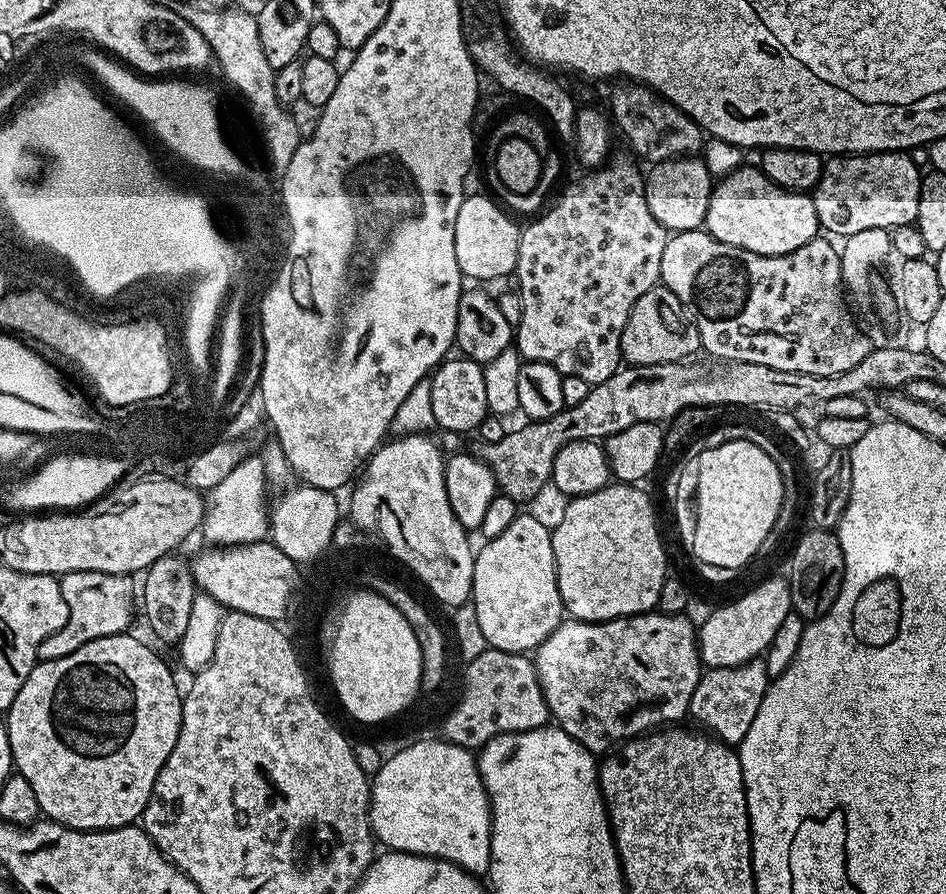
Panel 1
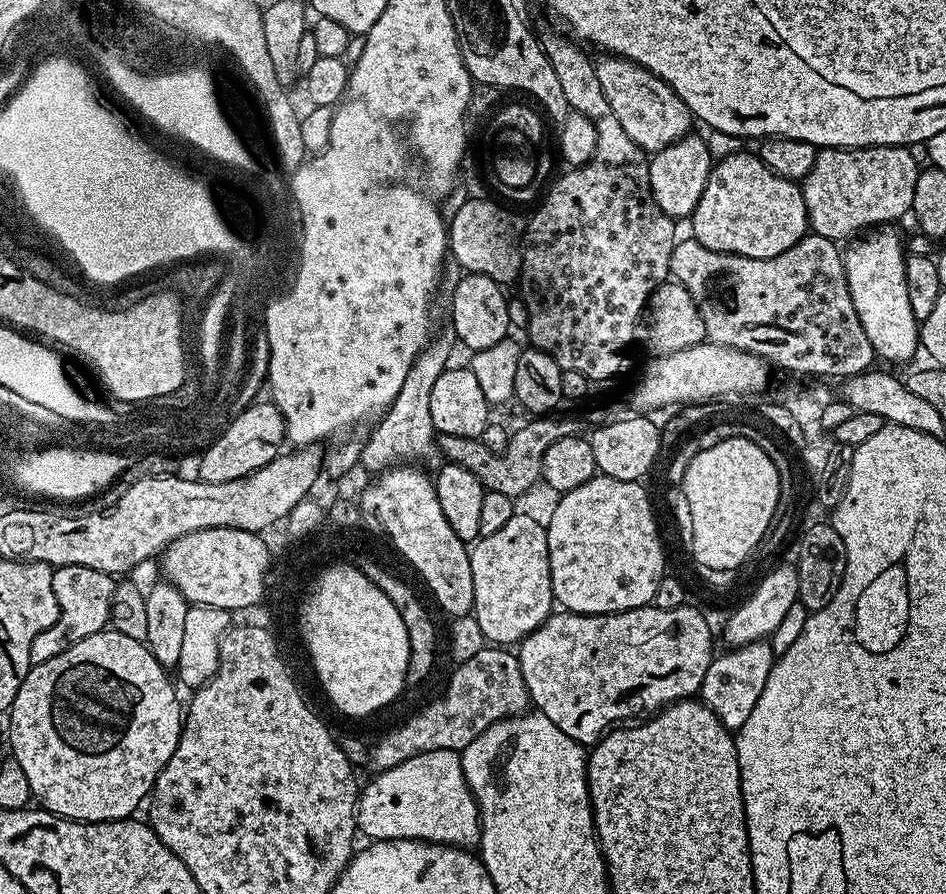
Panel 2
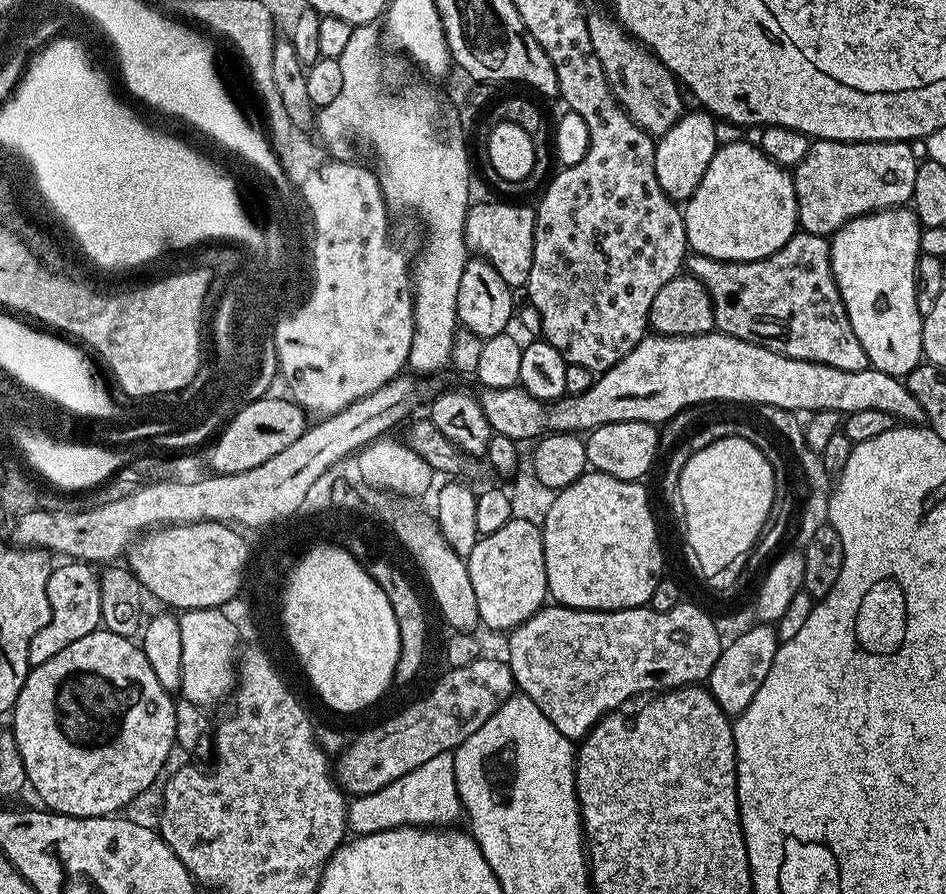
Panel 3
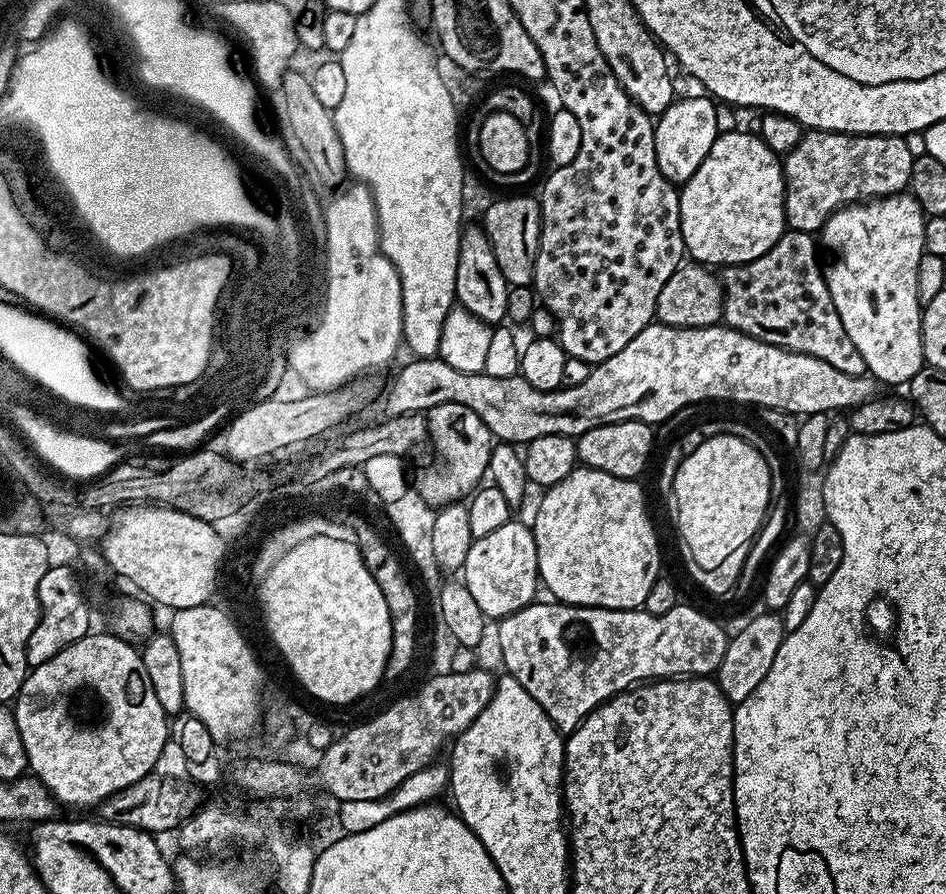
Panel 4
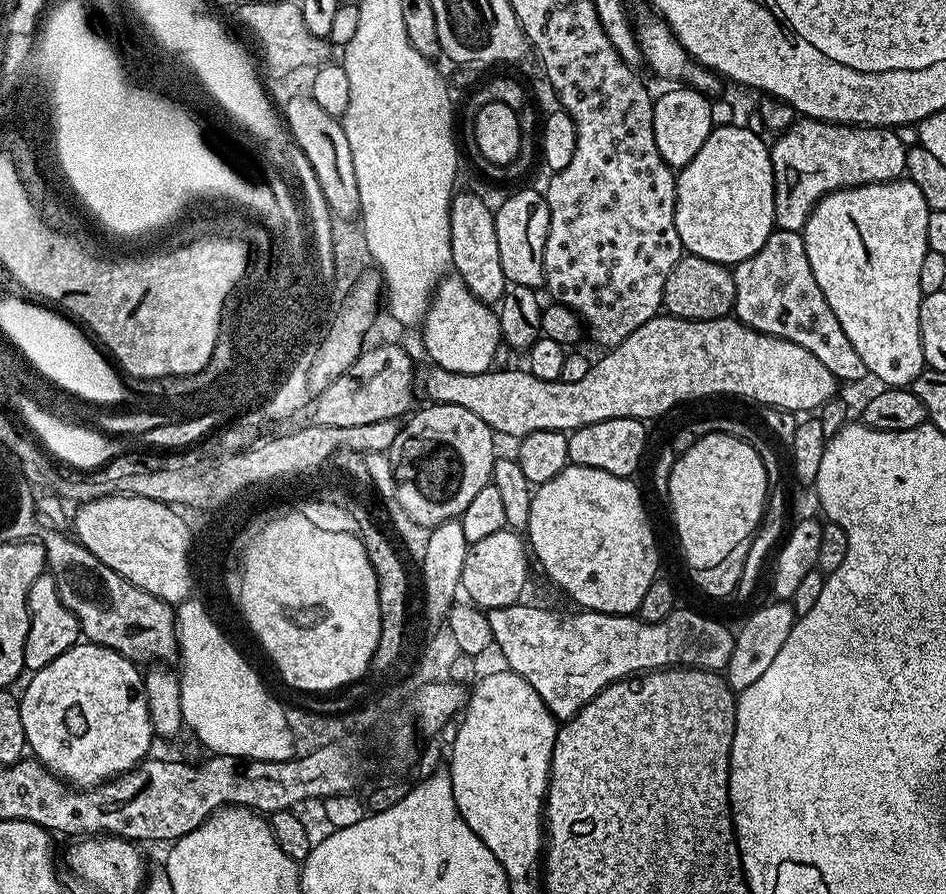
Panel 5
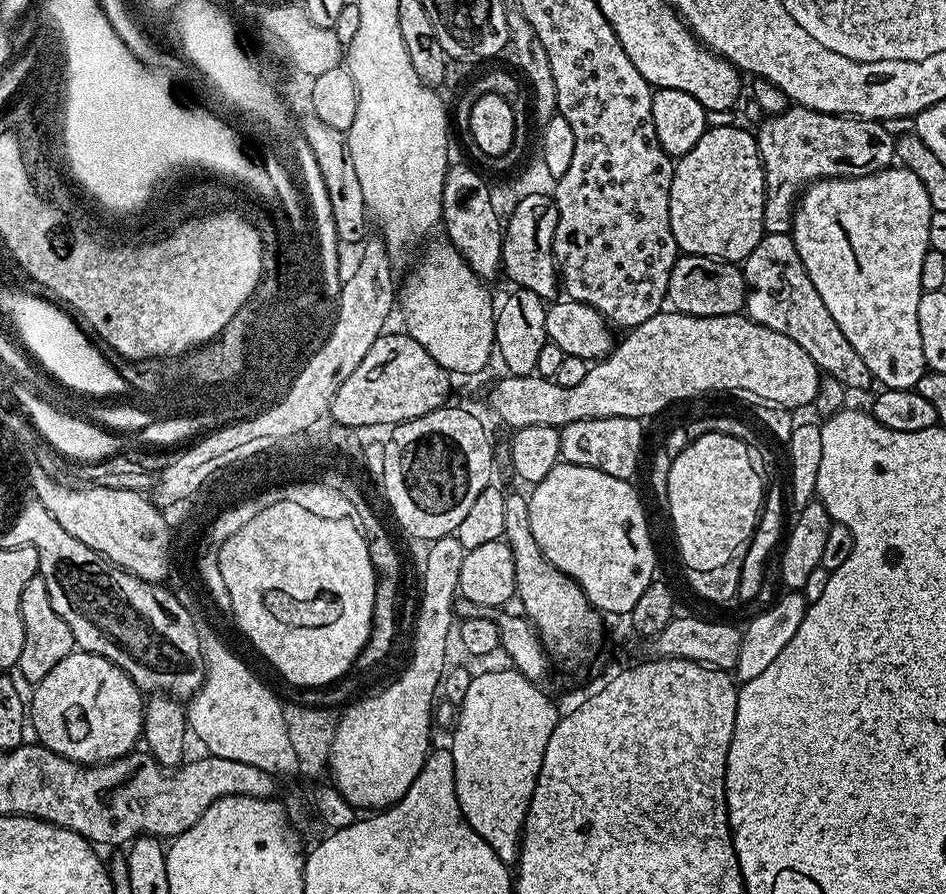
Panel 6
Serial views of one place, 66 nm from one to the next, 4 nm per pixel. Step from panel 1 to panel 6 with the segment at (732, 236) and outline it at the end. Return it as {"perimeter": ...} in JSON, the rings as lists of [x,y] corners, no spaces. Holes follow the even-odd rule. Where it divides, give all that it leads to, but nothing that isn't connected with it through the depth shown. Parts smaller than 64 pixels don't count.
{"perimeter":[[[736,124],[722,126],[721,128],[709,127],[708,131],[702,134],[702,138],[698,138],[694,150],[690,150],[684,156],[679,157],[675,161],[672,170],[672,181],[670,182],[670,230],[676,239],[677,249],[681,253],[689,256],[712,256],[715,260],[744,261],[754,250],[754,246],[758,246],[758,242],[766,234],[764,231],[764,195],[767,189],[768,184],[764,178],[764,163],[756,145],[755,135],[751,131],[747,132],[746,129],[740,128]]]}

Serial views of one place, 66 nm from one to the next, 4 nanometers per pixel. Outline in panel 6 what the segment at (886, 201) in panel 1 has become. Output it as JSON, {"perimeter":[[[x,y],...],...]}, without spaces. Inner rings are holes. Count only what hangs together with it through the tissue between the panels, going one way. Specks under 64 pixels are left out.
{"perimeter":[[[789,106],[782,114],[764,116],[761,121],[754,135],[764,163],[765,181],[772,182],[764,195],[767,234],[791,233],[794,201],[809,184],[821,178],[880,172],[896,160],[895,135],[883,121],[835,116],[799,106]],[[772,180],[776,180],[776,184]]]}

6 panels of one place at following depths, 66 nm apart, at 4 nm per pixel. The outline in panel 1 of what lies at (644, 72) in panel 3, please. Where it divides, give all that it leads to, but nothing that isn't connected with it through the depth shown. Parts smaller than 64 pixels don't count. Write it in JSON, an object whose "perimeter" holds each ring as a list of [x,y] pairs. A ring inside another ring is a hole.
{"perimeter":[[[635,82],[621,84],[624,85],[612,96],[610,119],[618,129],[619,135],[621,132],[628,139],[629,146],[633,148],[631,151],[641,161],[659,162],[692,158],[703,149],[706,141],[704,129],[692,121],[677,104],[665,100],[660,93],[653,92],[645,84]]]}

